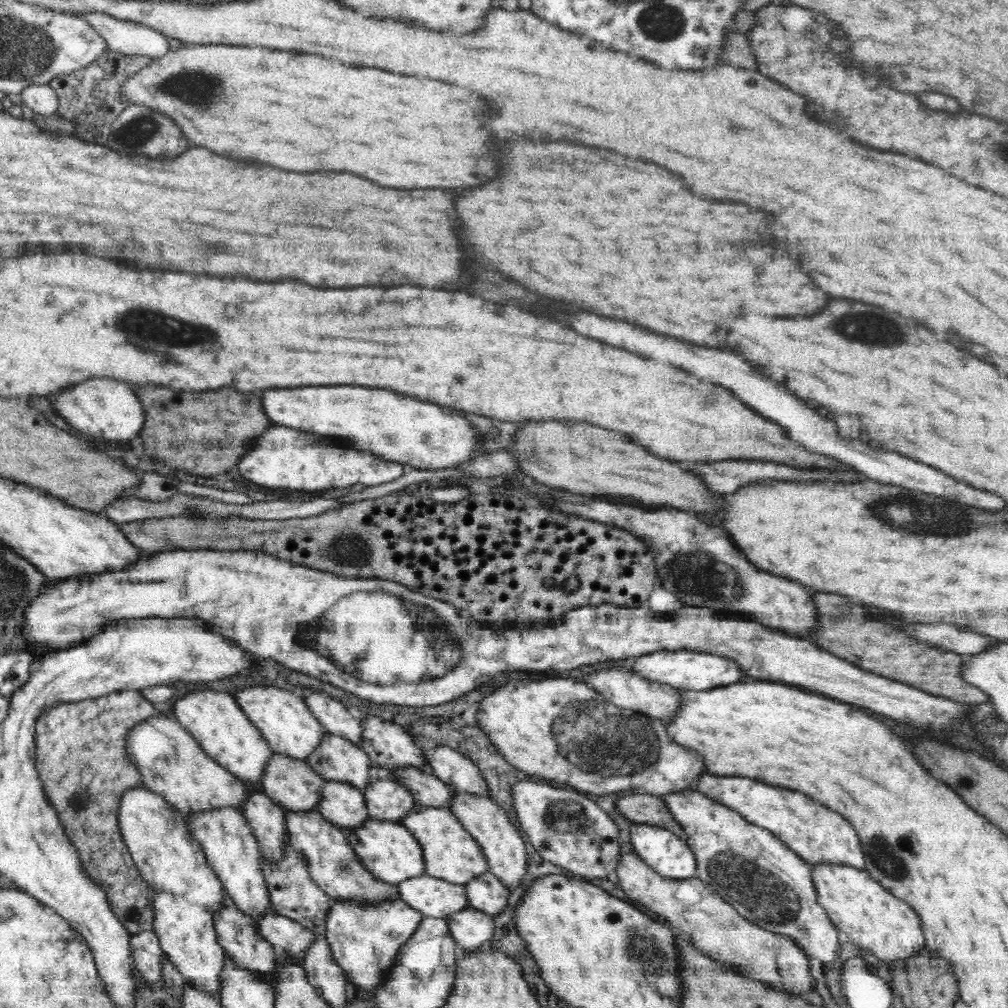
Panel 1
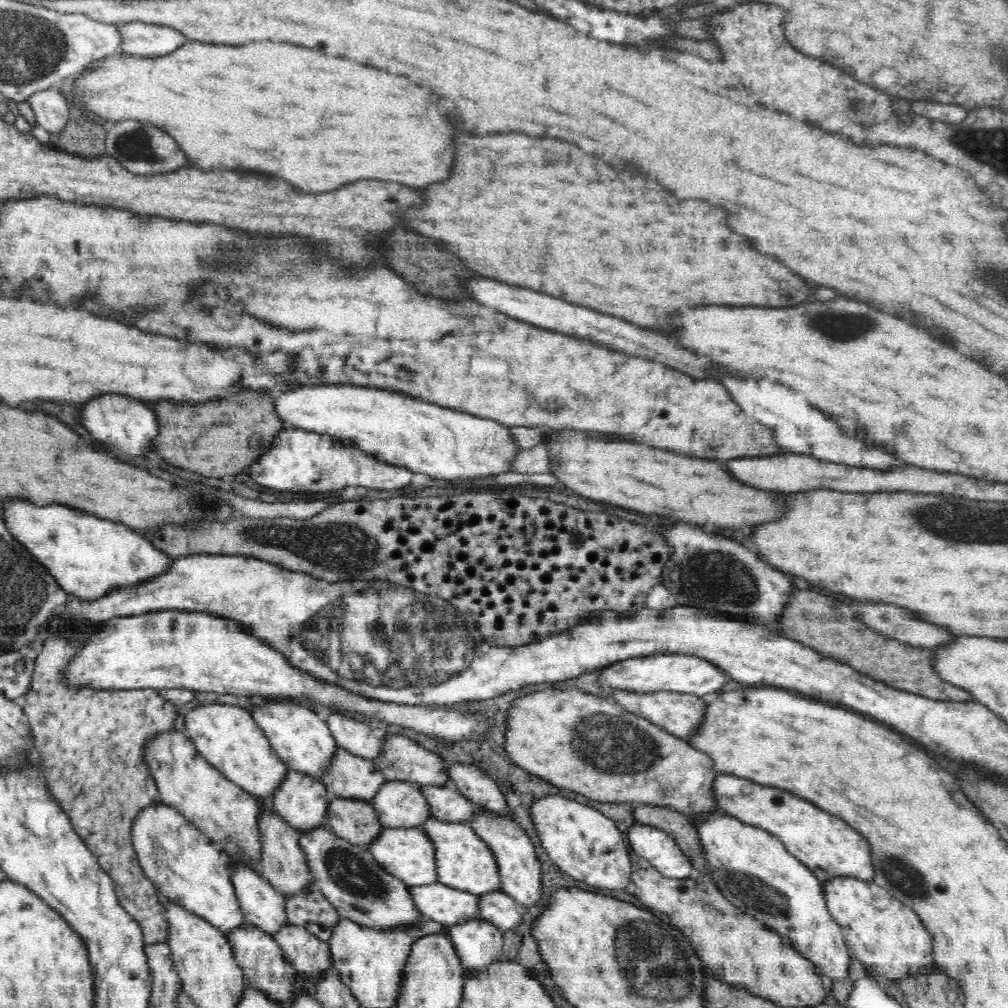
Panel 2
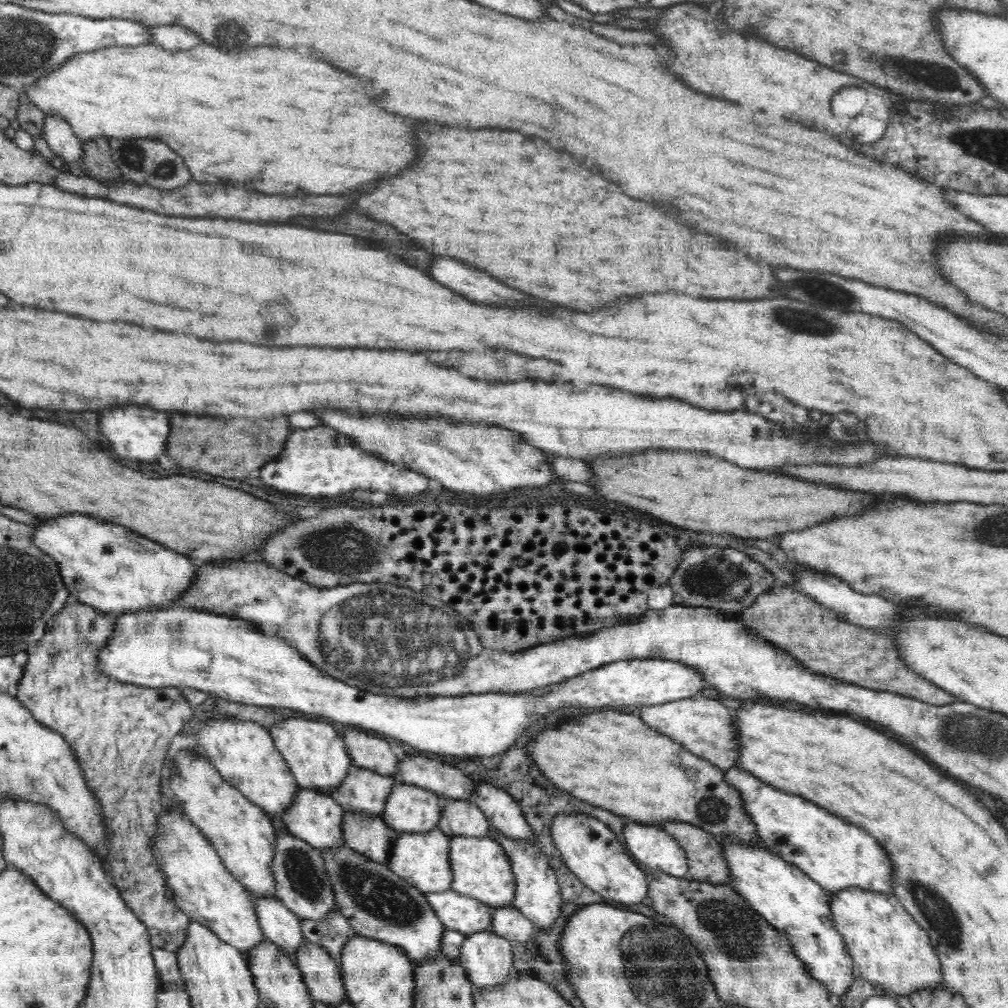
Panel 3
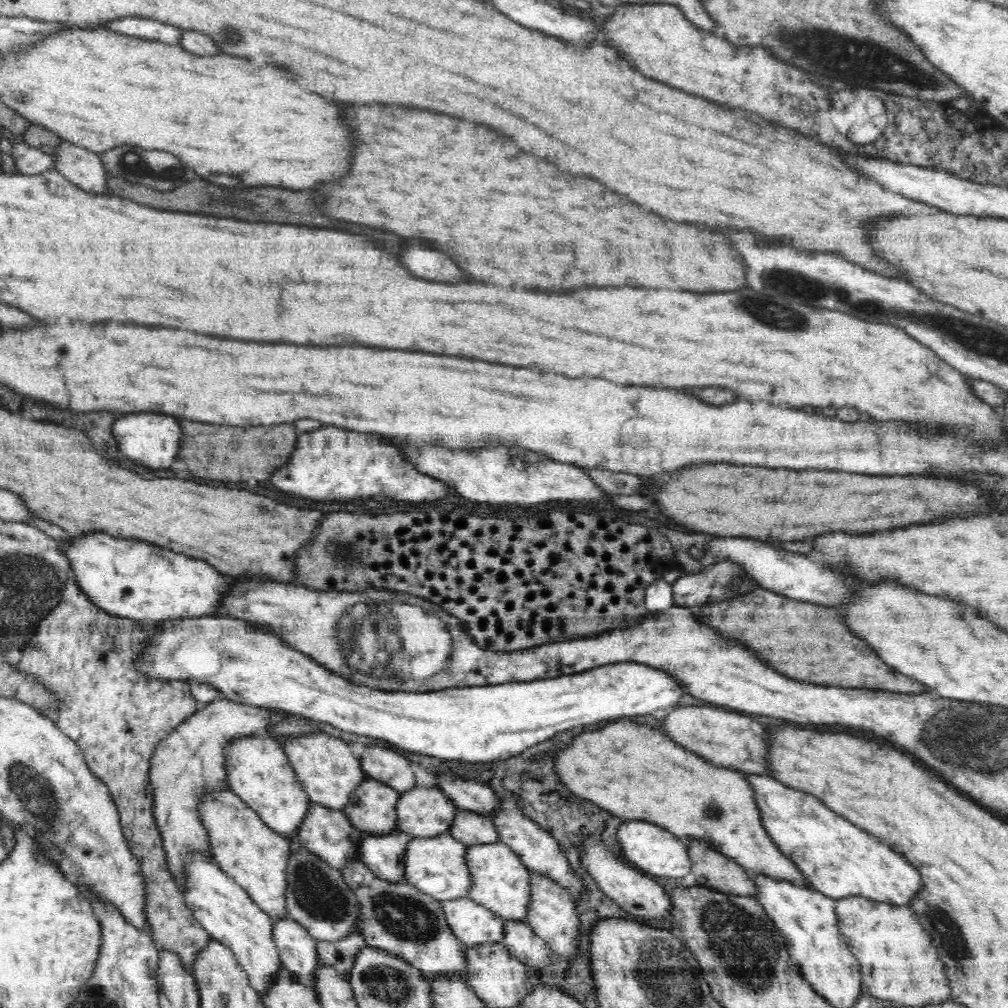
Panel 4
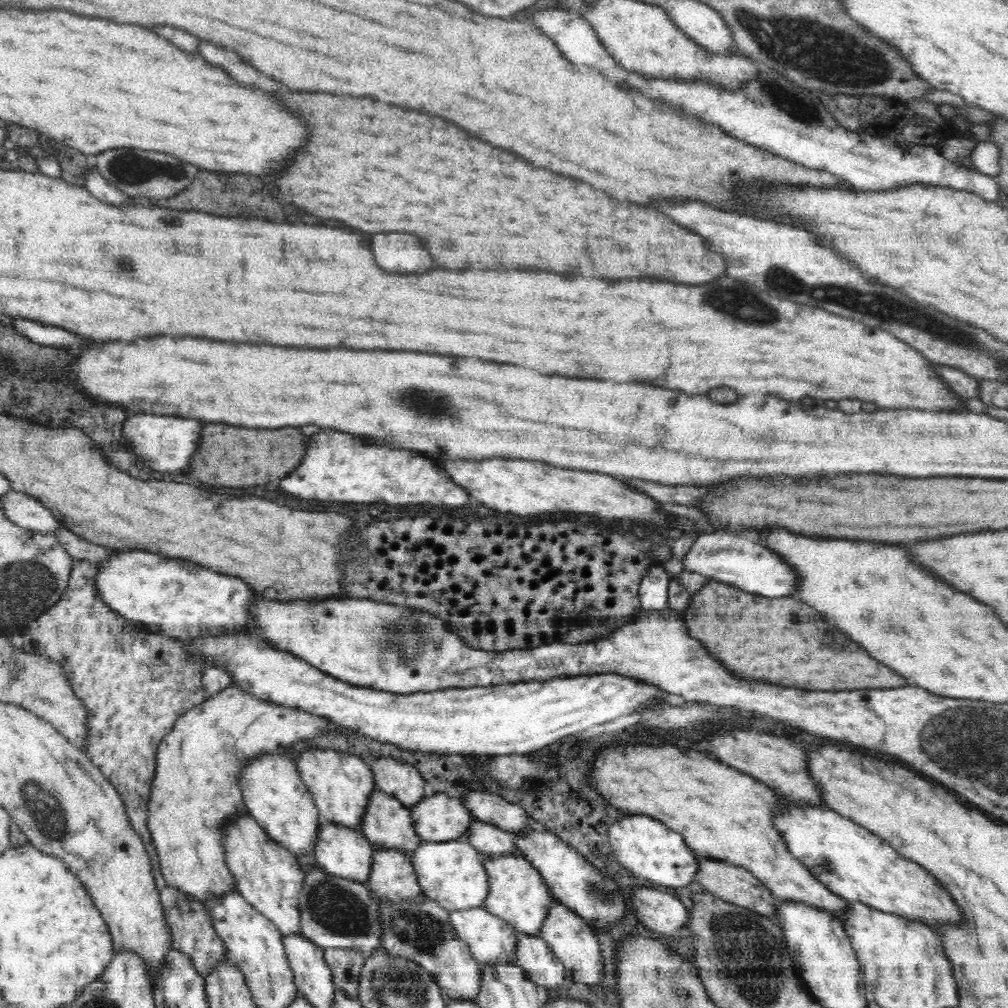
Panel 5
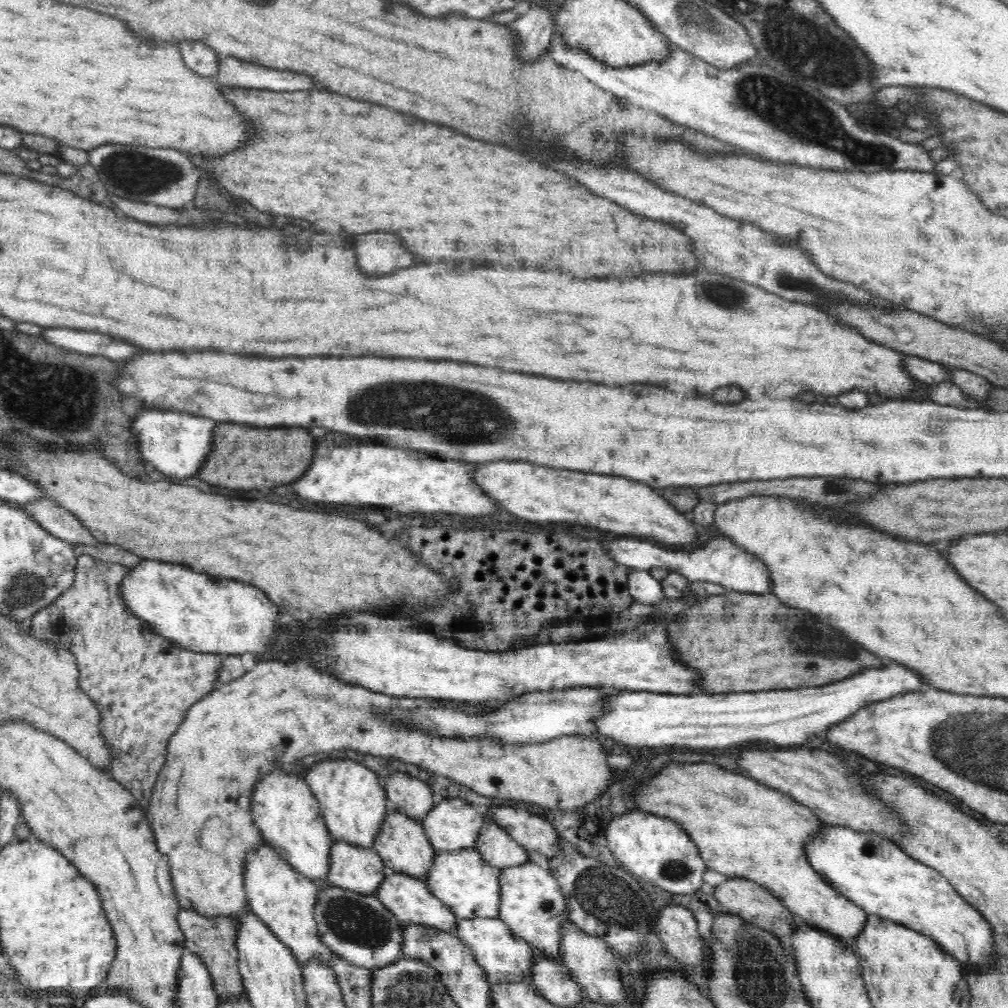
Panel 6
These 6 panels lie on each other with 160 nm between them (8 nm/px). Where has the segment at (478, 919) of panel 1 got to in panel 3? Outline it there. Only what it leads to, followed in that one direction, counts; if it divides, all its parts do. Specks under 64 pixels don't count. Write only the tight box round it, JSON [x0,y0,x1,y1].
[457,930,517,990]

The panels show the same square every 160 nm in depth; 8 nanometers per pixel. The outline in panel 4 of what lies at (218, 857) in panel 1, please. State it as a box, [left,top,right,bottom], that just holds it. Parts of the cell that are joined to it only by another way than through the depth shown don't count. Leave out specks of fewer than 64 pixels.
[272,917,320,991]

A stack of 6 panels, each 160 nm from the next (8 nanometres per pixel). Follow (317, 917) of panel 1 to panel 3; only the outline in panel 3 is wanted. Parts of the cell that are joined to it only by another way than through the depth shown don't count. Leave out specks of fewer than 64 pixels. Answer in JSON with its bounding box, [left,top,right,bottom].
[300,910,354,963]

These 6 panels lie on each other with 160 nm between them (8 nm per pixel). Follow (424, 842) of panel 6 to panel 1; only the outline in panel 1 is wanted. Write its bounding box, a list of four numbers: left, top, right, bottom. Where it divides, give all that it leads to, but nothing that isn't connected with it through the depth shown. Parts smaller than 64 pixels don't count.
[307,733,383,791]

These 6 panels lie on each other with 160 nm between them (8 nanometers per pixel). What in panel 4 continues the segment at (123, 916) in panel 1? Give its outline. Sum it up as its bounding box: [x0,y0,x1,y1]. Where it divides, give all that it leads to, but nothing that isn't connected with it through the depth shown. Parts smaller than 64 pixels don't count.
[16,578,212,971]

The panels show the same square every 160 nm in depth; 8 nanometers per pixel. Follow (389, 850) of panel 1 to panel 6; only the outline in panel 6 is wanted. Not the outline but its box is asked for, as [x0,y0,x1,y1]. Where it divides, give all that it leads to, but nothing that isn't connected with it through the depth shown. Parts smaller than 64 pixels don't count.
[426,848,501,919]

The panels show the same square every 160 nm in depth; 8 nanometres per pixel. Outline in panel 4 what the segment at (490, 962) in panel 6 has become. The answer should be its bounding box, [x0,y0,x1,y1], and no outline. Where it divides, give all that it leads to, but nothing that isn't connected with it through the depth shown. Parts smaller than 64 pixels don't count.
[442,897,504,946]

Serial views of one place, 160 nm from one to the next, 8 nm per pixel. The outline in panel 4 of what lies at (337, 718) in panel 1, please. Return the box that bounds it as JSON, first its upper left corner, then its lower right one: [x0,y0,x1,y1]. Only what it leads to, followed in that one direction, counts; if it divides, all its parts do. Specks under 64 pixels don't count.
[360,746,416,794]

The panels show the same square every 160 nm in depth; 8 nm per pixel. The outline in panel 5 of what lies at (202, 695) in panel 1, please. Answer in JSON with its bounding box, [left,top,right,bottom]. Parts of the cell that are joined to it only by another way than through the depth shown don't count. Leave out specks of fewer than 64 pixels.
[239,754,322,856]

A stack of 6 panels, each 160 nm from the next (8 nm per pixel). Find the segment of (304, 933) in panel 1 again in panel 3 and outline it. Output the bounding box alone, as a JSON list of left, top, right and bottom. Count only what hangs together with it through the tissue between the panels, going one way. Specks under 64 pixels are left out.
[296,941,346,1006]

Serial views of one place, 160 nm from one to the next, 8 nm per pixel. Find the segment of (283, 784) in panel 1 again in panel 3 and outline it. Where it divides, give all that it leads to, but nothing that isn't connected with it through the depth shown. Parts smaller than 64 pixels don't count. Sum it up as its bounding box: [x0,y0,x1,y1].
[279,789,346,848]

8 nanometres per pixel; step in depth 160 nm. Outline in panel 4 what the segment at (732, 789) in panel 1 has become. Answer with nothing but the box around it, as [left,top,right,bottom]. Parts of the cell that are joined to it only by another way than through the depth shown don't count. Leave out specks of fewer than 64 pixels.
[744,775,922,907]

